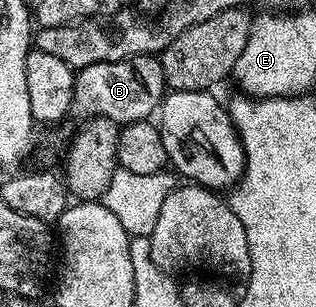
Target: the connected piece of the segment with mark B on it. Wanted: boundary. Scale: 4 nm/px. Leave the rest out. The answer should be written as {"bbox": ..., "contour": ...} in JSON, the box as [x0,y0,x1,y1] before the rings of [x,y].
{"bbox":[74,55,164,127],"contour":[[[155,55],[93,63],[75,74],[74,108],[87,117],[113,119],[121,127],[148,120],[158,110],[164,96],[163,68]]]}

